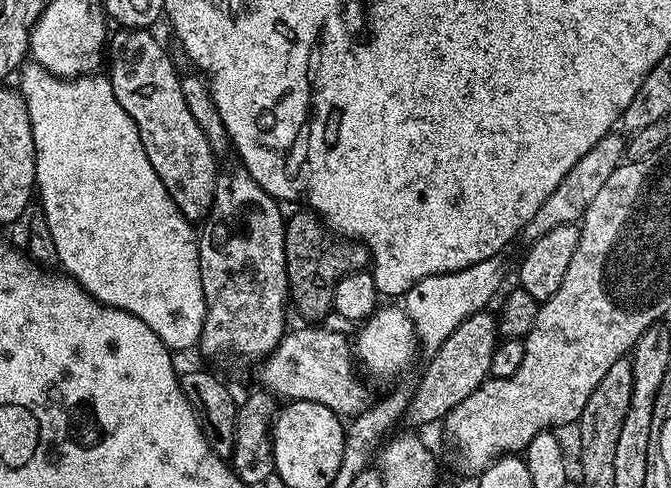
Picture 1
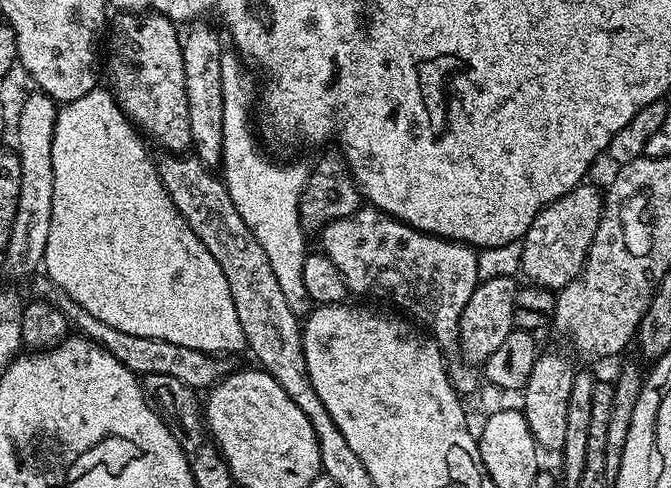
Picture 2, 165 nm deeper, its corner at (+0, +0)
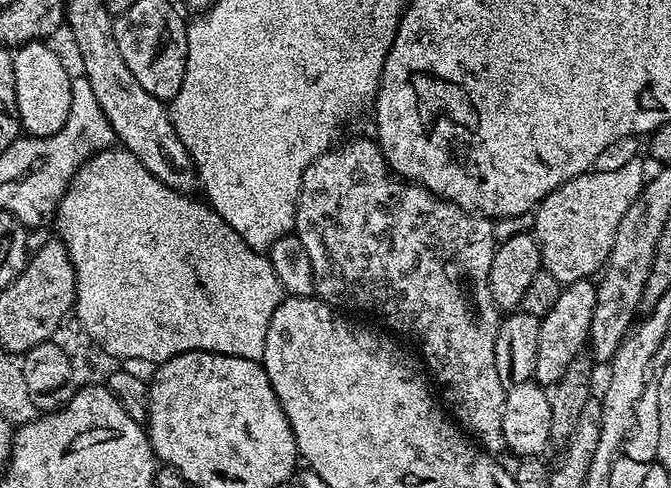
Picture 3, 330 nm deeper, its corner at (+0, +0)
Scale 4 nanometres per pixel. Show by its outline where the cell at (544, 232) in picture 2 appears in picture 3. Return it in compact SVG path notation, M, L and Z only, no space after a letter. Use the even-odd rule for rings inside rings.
M637 158L617 171L600 173L589 170L583 172L580 176L575 176L570 182L555 188L534 209L534 235L540 247L542 268L552 274L561 286L595 277L608 263L608 255L614 246L614 238L618 234L618 226L622 222L622 218L626 218L626 210L630 210L630 206L639 200L641 192L644 191L645 183L643 159Z

